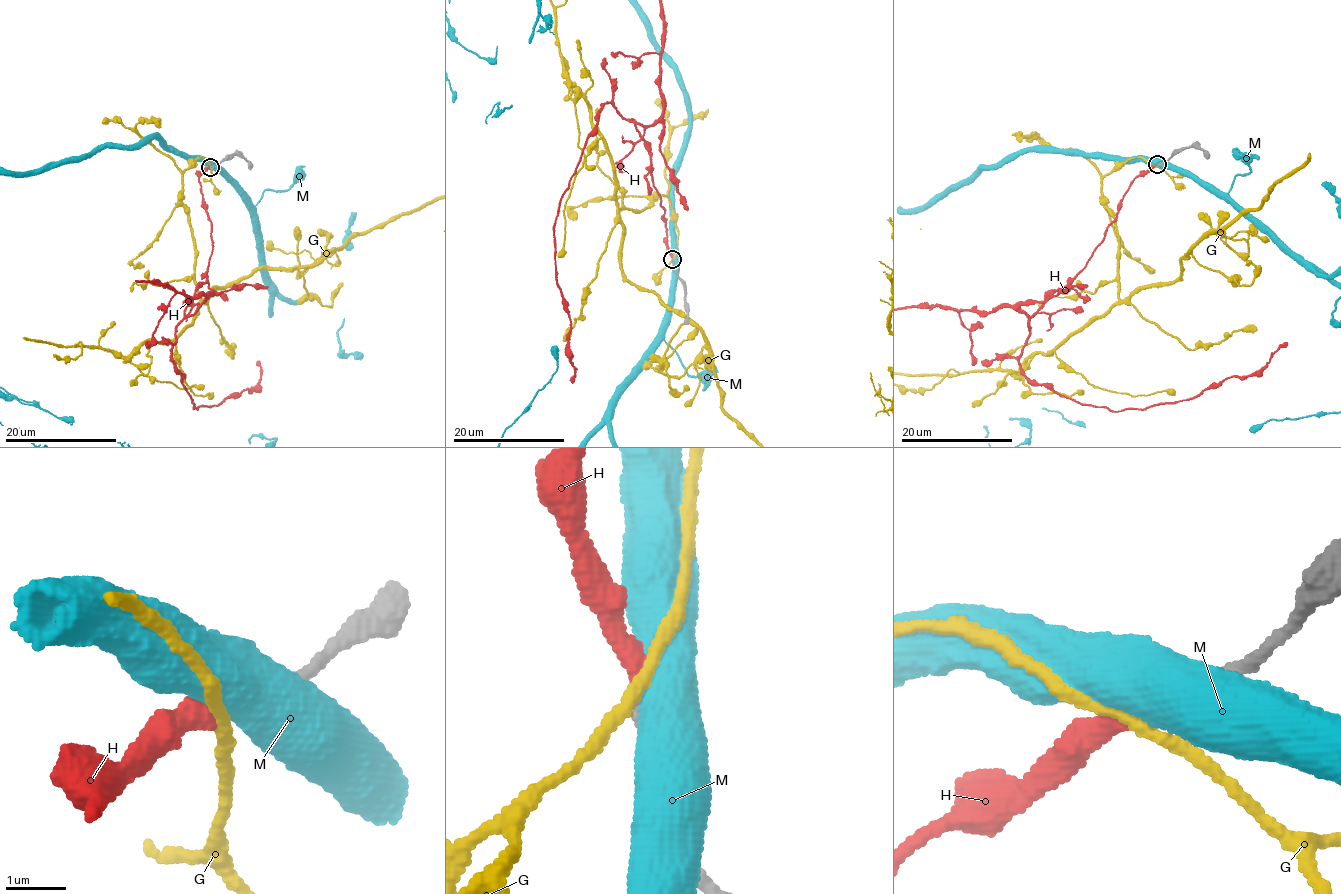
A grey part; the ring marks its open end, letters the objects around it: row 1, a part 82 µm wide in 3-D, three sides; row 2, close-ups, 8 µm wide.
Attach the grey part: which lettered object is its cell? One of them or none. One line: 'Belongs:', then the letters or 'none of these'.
Belongs: H

